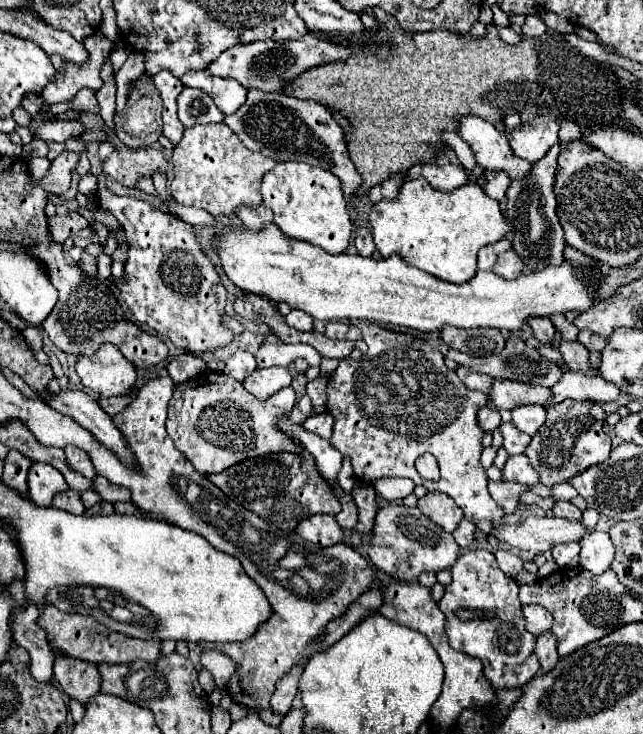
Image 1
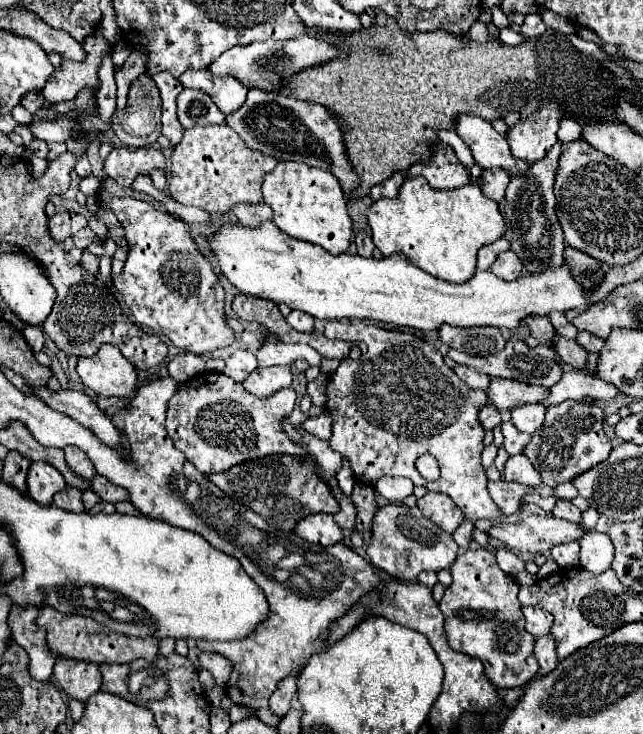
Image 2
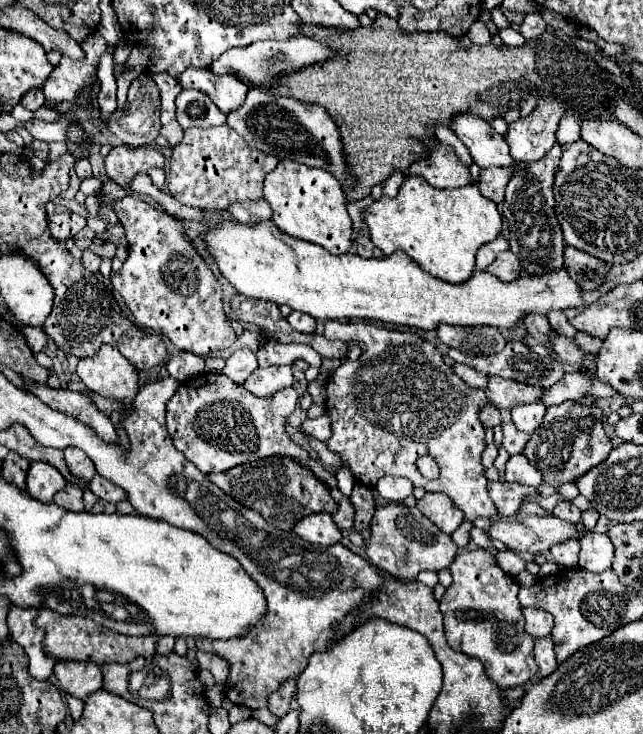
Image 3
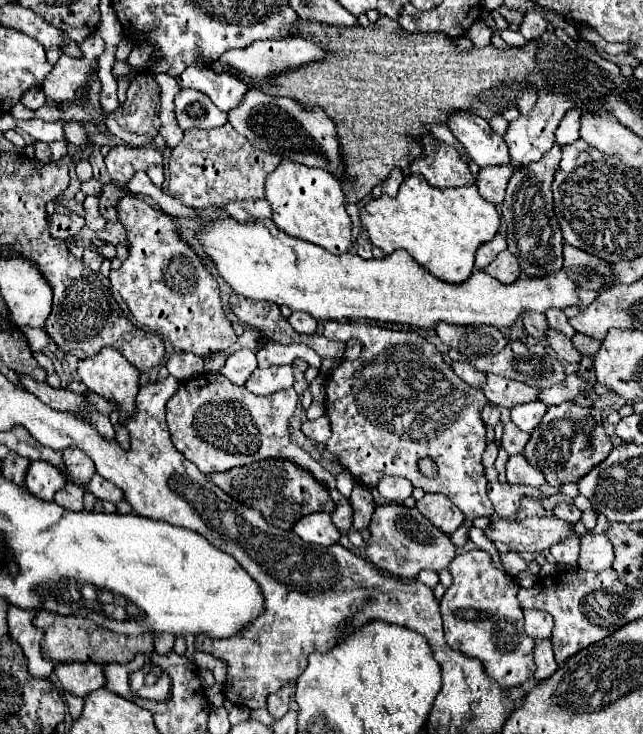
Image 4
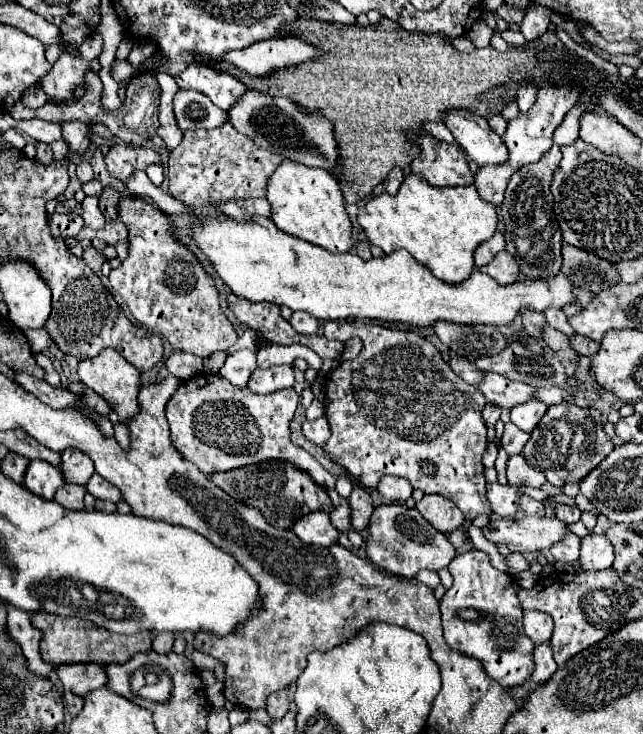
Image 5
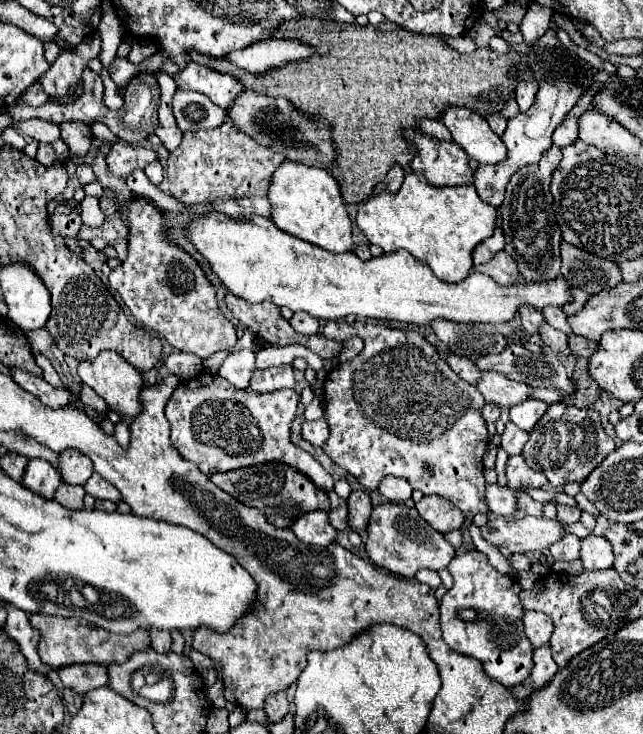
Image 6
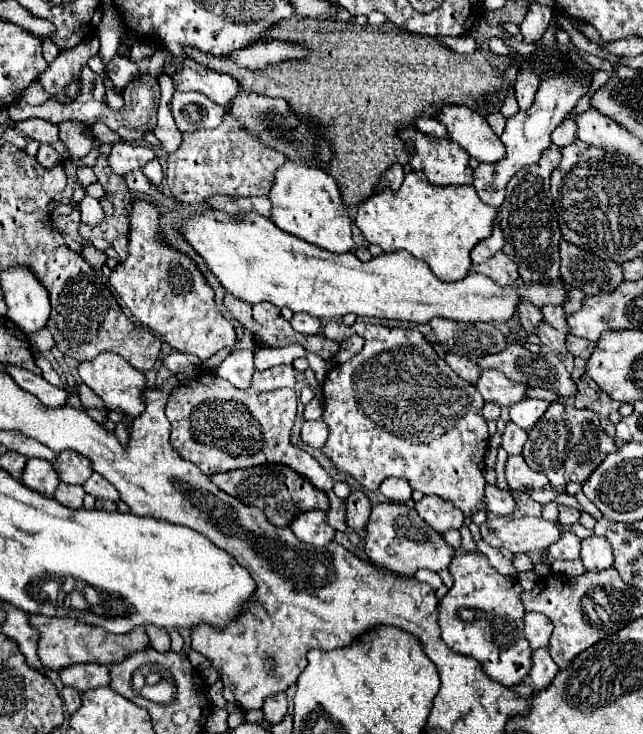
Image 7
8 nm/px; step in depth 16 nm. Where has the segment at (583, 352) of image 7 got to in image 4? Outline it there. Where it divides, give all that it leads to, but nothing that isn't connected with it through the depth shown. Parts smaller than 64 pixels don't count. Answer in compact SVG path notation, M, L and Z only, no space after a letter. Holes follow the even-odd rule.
M580 332L572 338L572 342L574 342L574 346L576 346L580 352L584 352L586 356L596 354L596 352L600 350L600 344L602 344L602 340L592 340L590 336L584 336L584 334L580 334Z

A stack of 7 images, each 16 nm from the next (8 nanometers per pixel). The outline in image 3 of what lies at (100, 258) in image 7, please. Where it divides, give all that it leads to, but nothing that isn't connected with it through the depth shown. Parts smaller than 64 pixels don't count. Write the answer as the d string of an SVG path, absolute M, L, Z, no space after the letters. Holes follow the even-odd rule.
M84 250L84 254L82 254L82 264L84 264L84 268L88 268L88 270L92 270L92 272L96 274L98 268L100 268L100 256L92 254L90 250Z

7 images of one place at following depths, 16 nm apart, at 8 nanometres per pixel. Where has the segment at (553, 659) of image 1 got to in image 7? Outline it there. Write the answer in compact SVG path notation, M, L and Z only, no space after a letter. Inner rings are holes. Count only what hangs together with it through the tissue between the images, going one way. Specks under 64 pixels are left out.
M550 648L534 650L532 662L534 662L532 672L530 672L532 686L534 686L534 690L542 690L542 688L546 688L552 682L552 678L558 672L558 666L556 666L556 662L550 656Z

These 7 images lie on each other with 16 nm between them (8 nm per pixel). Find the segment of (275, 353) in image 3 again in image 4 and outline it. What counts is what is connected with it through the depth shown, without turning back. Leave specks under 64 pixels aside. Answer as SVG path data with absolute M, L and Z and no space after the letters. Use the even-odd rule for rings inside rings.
M266 342L258 352L258 368L268 368L272 364L292 364L296 358L306 360L310 366L320 368L322 358L306 344L278 344Z

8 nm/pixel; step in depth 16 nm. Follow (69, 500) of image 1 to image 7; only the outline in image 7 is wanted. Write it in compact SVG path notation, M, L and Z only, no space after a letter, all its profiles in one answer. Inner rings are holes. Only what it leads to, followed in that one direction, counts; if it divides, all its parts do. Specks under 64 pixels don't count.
M60 484L54 498L64 504L66 508L72 508L72 510L78 510L82 508L82 498L84 498L84 488L82 486L72 486L72 484Z

